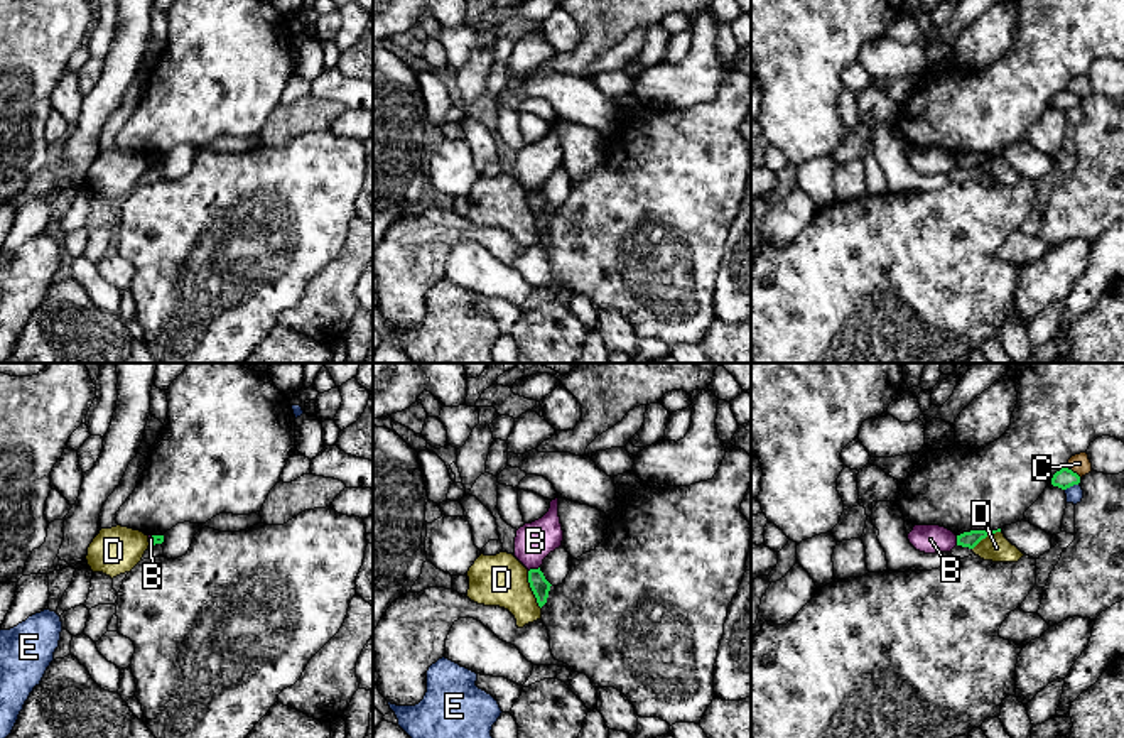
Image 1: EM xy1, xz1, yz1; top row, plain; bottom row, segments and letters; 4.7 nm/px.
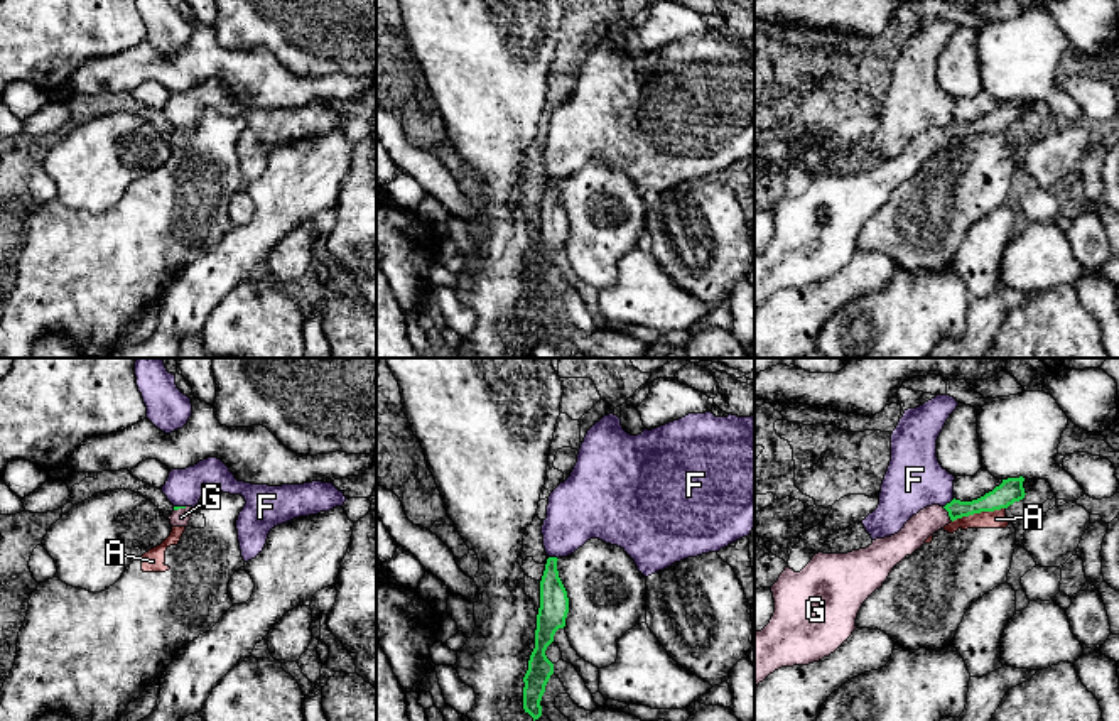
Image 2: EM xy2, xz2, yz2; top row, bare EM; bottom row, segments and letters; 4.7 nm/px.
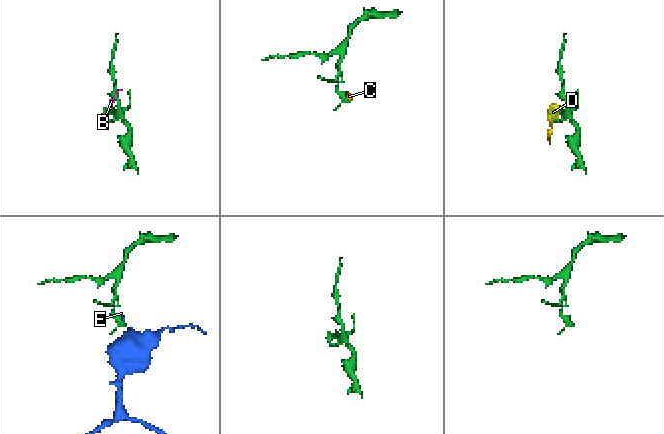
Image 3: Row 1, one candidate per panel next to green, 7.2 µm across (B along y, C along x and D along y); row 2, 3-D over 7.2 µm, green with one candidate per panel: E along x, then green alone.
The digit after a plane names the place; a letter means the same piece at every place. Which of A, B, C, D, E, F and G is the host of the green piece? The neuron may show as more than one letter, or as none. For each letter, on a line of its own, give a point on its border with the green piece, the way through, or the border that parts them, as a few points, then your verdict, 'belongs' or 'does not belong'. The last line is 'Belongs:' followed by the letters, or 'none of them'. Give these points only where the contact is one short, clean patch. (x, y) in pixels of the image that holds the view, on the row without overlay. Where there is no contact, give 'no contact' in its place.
A: meets green in yz2 at (978, 134); border along yz2 (1005, 129), (962, 137), (952, 144); does not belong
B: meets green in xz1 at (534, 191); border along xz1 (539, 188), (529, 193); does not belong
C: meets green in yz1 at (1072, 93); border along yz1 (1067, 88), (1080, 98); does not belong
D: meets green in xz1 at (532, 211); border along xz1 (527, 193), (527, 203), (540, 230); does not belong
E: meets green in yz1 at (1072, 107); border along yz1 (1079, 103), (1065, 112); does not belong
F: meets green in yz2 at (951, 124); border along yz2 (954, 120), (944, 129); does not belong
G: meets green in yz2 at (949, 135); runs through yz2 (998, 120), (949, 135), (929, 142); belongs
Belongs: G

